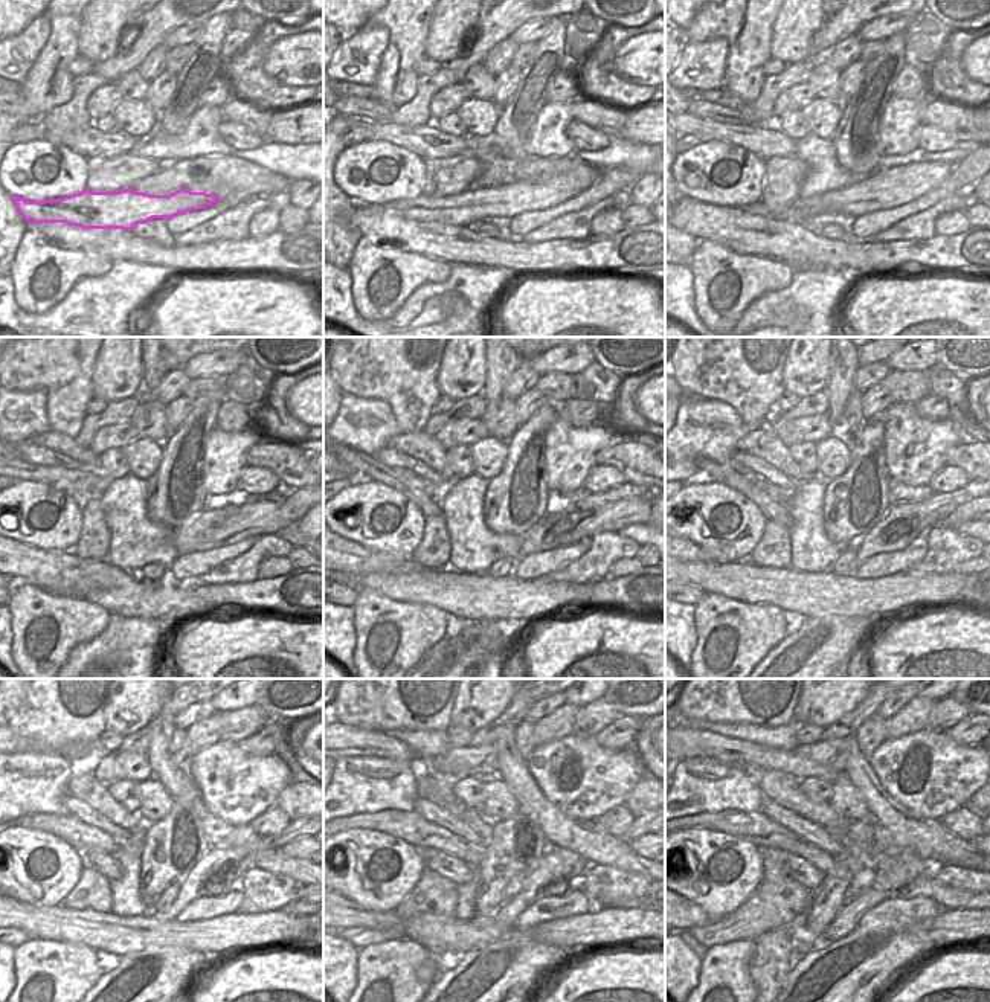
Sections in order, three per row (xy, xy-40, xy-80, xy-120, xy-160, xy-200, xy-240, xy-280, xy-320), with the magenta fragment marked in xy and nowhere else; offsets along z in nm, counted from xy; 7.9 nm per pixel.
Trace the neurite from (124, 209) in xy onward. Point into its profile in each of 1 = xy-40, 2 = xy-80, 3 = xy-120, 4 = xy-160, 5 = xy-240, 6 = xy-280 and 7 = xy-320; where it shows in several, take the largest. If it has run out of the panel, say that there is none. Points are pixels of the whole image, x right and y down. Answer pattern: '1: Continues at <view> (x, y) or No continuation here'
1: Continues at xy-40 (472, 206)
2: Continues at xy-80 (885, 188)
3: Continues at xy-120 (215, 528)
4: Continues at xy-160 (617, 516)
5: Continues at xy-240 (292, 850)
6: Continues at xy-280 (633, 845)
7: Continues at xy-320 (975, 842)

